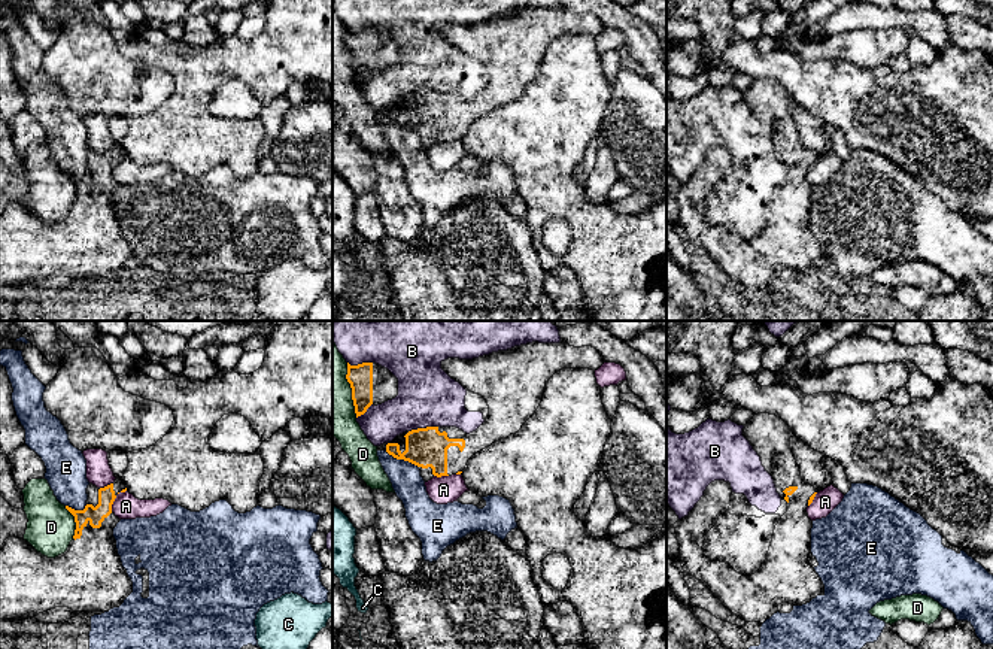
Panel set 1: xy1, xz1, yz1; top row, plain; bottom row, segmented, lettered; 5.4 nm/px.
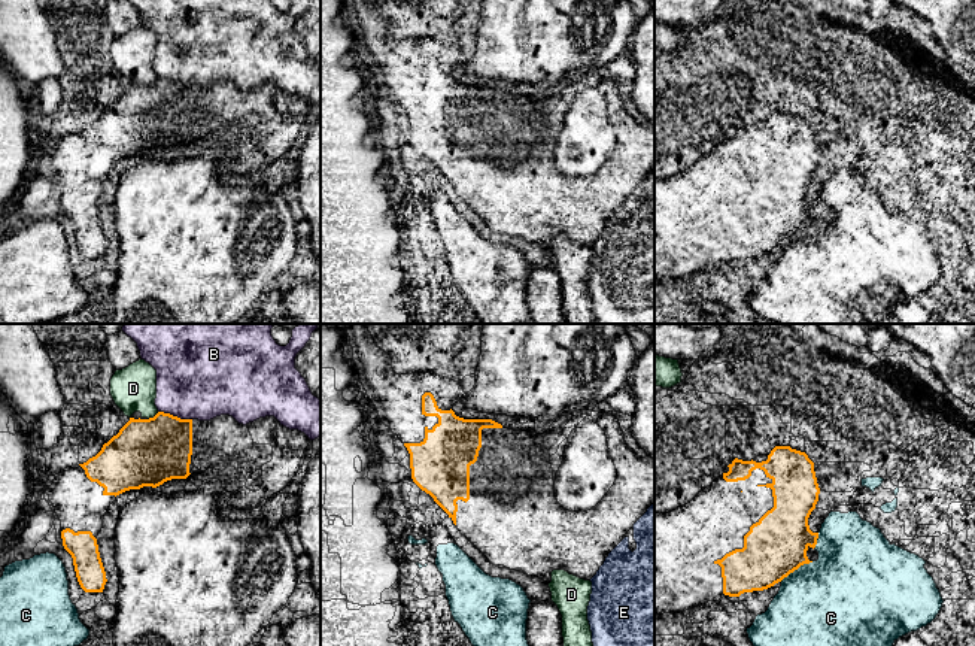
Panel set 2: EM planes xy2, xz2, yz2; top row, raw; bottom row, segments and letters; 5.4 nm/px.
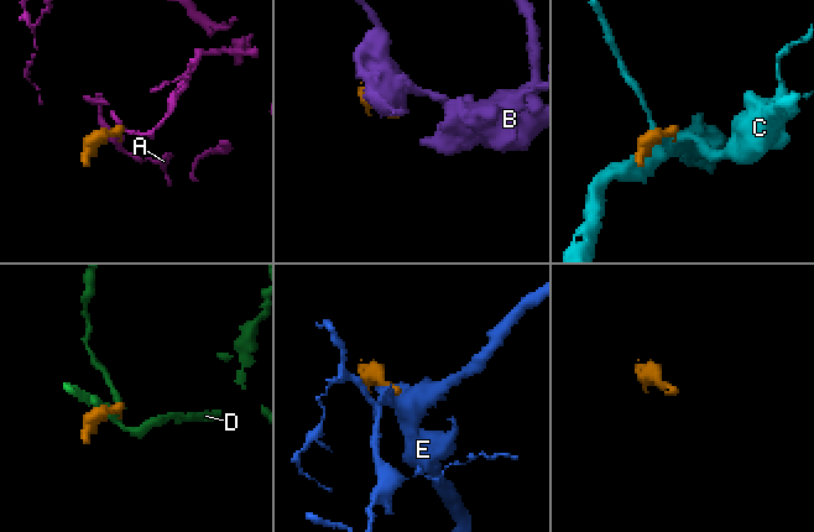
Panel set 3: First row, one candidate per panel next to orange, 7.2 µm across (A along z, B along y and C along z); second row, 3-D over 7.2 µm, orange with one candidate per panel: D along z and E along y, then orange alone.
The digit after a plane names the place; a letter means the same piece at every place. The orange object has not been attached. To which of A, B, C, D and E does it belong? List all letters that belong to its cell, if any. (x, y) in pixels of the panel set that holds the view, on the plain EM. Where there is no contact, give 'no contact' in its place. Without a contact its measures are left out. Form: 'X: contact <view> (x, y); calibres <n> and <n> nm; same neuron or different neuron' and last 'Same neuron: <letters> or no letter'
A: contact xy1 (115, 163); calibres 100 and 140 nm; different neuron
B: contact xy2 (175, 82); calibres 360 and 440 nm; different neuron
C: contact yz2 (796, 234); calibres 320 and 500 nm; different neuron
D: contact xy1 (75, 187); calibres 100 and 260 nm; different neuron
E: contact xz1 (401, 124); calibres 220 and 170 nm; different neuron
Same neuron: no letter

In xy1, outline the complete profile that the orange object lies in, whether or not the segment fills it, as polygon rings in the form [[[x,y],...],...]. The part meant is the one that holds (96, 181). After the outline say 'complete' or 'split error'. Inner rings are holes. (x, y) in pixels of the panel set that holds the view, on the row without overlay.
[[[121,145],[104,154],[89,149],[83,176],[66,172],[75,182],[76,195],[67,216],[55,224],[42,221],[24,204],[4,206],[0,213],[0,285],[34,283],[55,273],[104,279],[124,269],[133,258],[133,248],[118,221],[113,194],[121,185],[112,178],[112,170],[125,157]]]; split error

